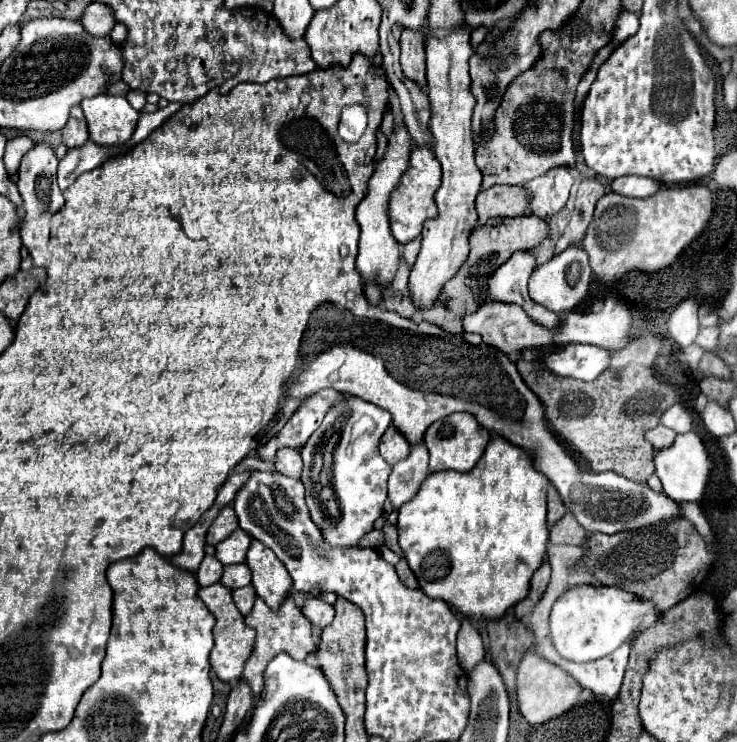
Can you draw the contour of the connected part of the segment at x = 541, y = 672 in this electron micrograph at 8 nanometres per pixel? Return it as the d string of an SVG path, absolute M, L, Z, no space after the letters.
M526 652L526 656L522 658L518 666L516 686L518 686L518 708L530 724L542 724L548 722L550 718L568 712L578 702L578 696L582 692L582 686L574 680L574 676L562 672L562 668L550 664L548 660L542 660L542 656L534 652Z

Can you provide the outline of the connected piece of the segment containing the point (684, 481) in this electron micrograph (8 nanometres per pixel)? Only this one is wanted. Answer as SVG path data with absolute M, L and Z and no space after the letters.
M696 432L678 434L676 442L670 448L656 452L654 464L656 464L656 476L662 480L666 496L670 496L672 500L678 500L678 502L702 502L704 500L706 486L708 486L710 474L714 470L714 460L708 456L708 452Z

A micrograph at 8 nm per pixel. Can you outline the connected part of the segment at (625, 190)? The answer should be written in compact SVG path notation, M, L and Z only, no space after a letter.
M624 176L610 182L608 188L616 194L626 194L626 196L654 196L660 190L660 184L638 176Z

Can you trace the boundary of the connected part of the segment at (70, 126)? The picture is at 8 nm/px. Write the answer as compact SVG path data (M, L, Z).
M74 106L68 124L62 128L62 142L68 148L80 148L82 144L86 144L86 140L88 140L88 126L86 126L84 112Z

